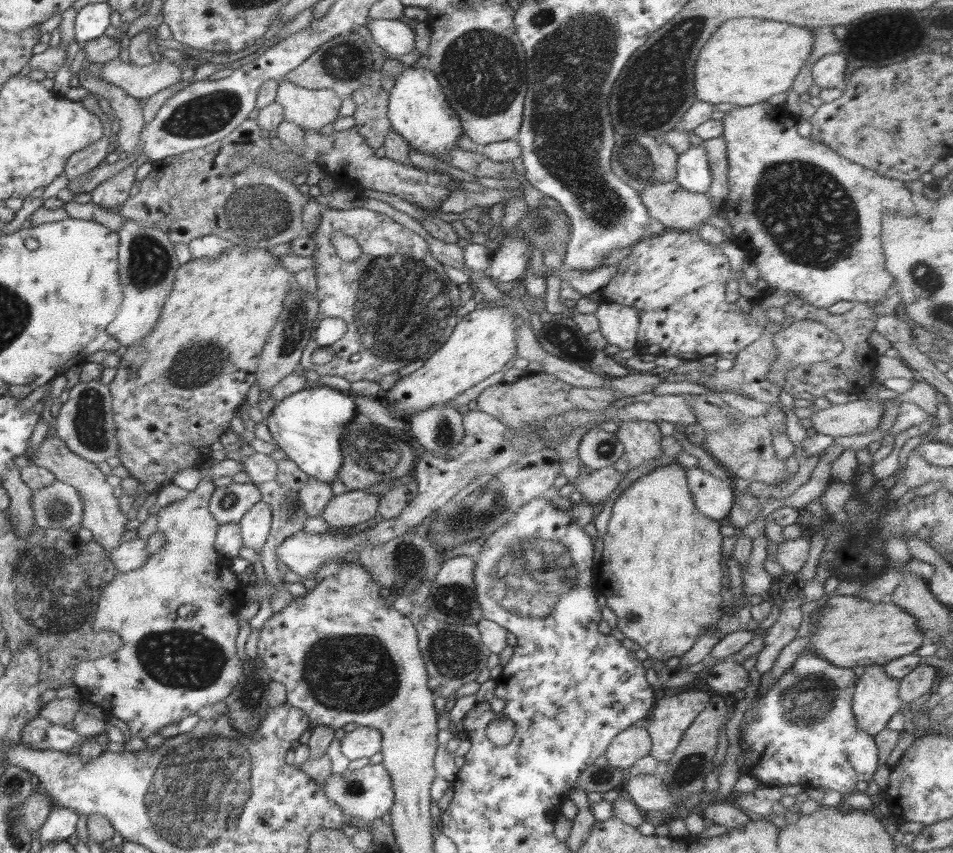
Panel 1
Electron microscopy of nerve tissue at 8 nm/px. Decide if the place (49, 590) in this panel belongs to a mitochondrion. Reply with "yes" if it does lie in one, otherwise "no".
yes

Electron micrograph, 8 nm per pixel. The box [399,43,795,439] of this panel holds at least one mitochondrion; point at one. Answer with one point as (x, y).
(547, 228)

